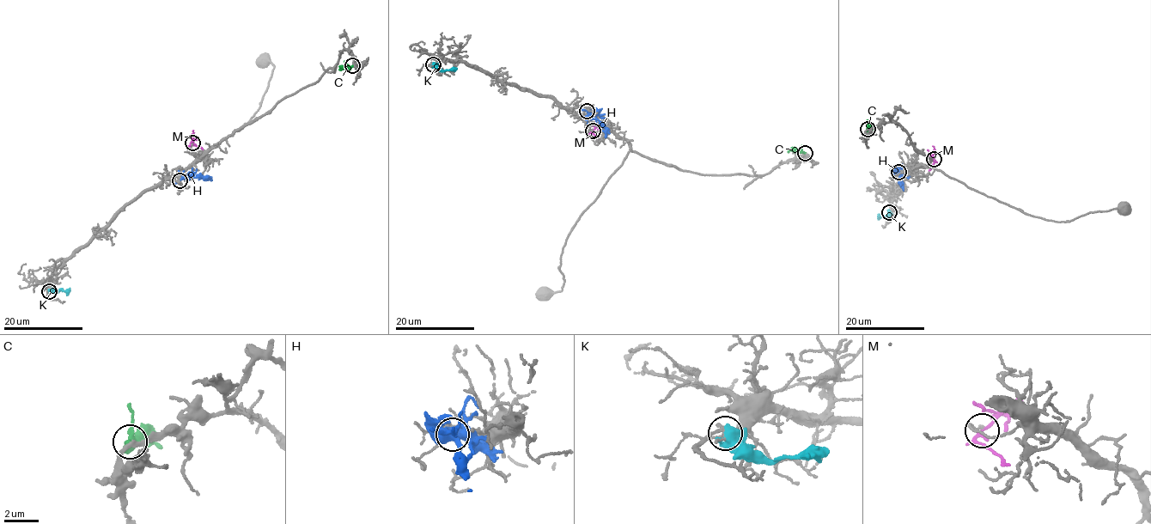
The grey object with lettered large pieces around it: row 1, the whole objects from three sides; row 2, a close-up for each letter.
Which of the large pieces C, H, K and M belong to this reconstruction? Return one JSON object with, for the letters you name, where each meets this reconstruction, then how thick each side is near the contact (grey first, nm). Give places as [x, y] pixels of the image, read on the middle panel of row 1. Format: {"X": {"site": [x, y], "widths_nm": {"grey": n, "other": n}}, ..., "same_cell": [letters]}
{"C": {"site": [805, 153], "widths_nm": {"grey": 240, "other": 320}}, "same_cell": ["C"]}

